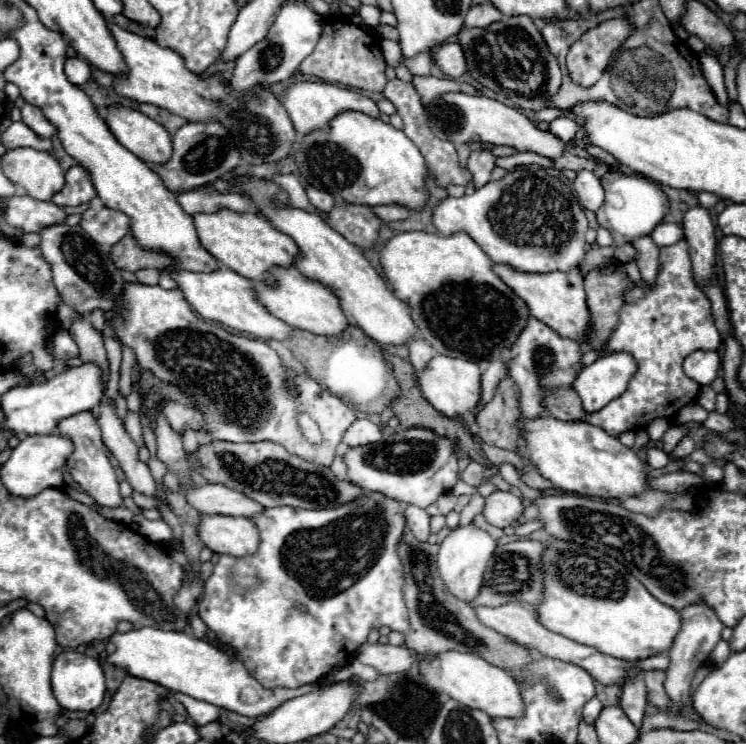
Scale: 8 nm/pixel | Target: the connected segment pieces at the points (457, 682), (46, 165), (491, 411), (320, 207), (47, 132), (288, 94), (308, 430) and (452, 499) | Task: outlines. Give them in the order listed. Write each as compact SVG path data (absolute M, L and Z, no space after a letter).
M449 649L437 655L421 657L419 675L431 689L449 695L451 699L463 703L469 709L481 709L489 717L521 717L521 695L515 679L505 669L487 663L475 653L461 653Z
M31 147L7 151L3 155L3 171L15 185L25 187L29 197L39 201L49 201L65 183L59 161L51 153Z
M507 375L499 381L495 397L477 413L479 437L487 445L495 445L501 449L517 451L519 447L519 433L515 425L521 417L519 411L519 389L515 381Z
M307 187L307 197L309 197L309 203L321 213L329 213L335 205L335 199L331 193L325 193L325 191L319 191L313 187Z
M25 103L25 105L21 107L21 121L23 121L29 129L33 129L41 139L51 139L51 137L55 135L53 125L49 125L49 121L45 121L41 109L37 109L35 105Z
M293 81L287 83L281 103L285 107L285 111L289 113L293 127L297 129L299 135L309 133L309 129L321 129L321 125L325 125L325 121L329 121L329 117L335 117L339 111L363 111L371 117L379 117L379 109L375 105L373 99L357 92L354 89L340 87L325 81Z
M301 415L301 431L303 431L303 435L305 435L311 443L321 443L321 431L319 431L317 425L315 425L309 417L305 417L305 415Z
M445 493L439 501L435 501L431 507L427 507L429 515L447 515L457 505L457 497L453 493Z

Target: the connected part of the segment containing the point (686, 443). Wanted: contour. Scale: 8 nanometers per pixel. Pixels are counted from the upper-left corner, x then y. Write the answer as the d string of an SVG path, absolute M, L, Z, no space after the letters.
M685 435L671 455L675 455L677 459L685 459L685 457L689 457L693 453L693 449L695 449L695 441L689 435Z

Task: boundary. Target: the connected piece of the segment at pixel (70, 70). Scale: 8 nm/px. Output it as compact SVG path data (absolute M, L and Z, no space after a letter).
M81 57L67 59L65 75L73 85L83 85L83 83L87 83L91 79L91 65Z

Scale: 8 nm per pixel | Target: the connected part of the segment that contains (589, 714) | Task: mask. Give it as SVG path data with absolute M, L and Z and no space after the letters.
M593 697L593 699L591 699L587 705L585 705L585 709L583 709L583 717L585 717L585 721L587 721L589 725L593 725L593 721L599 717L601 709L603 709L601 701L599 701L597 697Z

